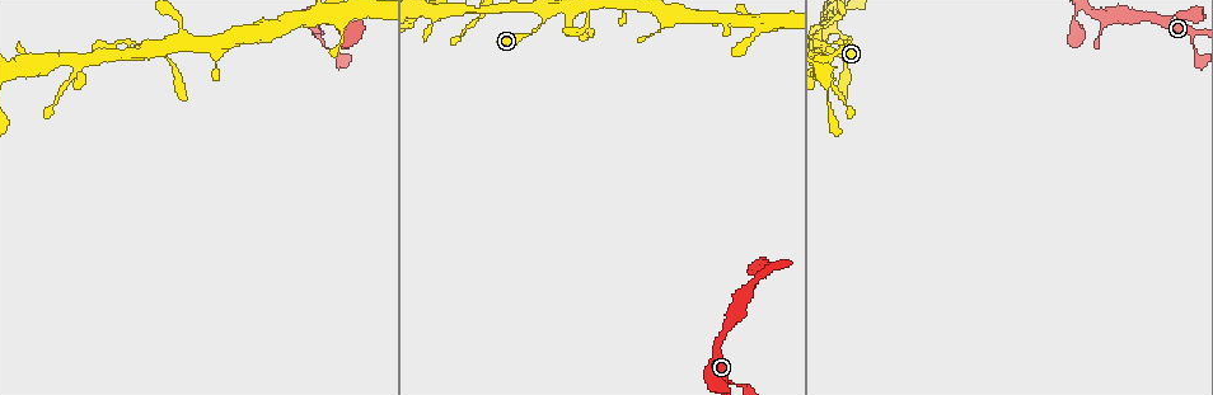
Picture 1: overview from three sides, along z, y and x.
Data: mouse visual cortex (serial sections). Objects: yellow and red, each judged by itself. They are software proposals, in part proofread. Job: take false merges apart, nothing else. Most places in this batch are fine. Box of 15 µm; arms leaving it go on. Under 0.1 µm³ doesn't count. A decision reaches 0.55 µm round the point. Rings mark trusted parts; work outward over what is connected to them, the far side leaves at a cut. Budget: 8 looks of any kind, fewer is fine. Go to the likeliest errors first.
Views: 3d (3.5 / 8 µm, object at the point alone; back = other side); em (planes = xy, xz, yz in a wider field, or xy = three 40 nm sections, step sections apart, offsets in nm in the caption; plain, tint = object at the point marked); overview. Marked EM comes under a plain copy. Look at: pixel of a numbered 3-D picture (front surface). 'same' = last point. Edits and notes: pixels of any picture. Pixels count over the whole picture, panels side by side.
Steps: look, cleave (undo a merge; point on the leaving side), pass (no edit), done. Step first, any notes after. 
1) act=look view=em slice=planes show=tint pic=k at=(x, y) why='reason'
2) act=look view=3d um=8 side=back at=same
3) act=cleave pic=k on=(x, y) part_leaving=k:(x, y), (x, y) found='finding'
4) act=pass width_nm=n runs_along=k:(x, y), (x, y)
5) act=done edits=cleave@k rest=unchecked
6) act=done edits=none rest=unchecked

act=look view=3d um=8 pic=1 at=(1074, 17) why='sharp bend'

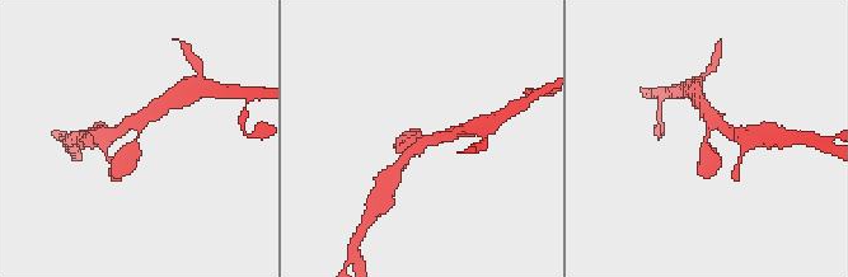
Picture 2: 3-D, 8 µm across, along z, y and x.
act=look view=3d um=3.5 pic=2 at=(708, 135) why='closer look'

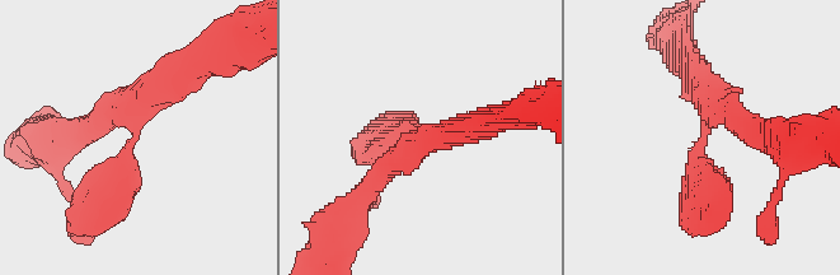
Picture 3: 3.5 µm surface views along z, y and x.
act=pass arms=3 runs_along=3:(98, 122), (126, 107), (137, 134), (90, 209) found='all the same cell'

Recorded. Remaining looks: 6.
act=look view=3d um=8 pic=1 at=(547, 14) why='a narrow waist'

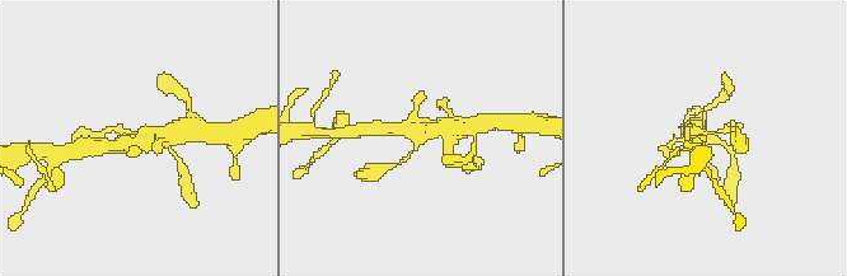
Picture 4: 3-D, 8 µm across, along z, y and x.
act=look view=3d um=3.5 side=back pic=4 at=(425, 134) why='zoom in'

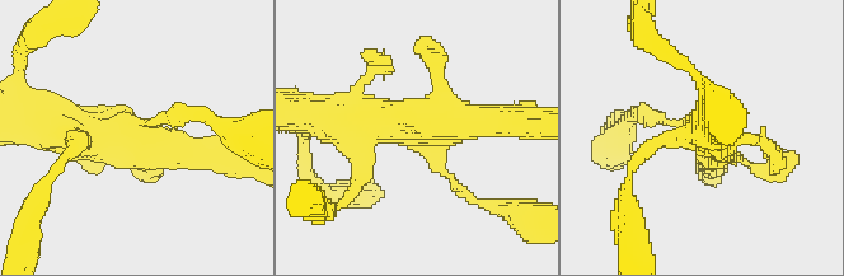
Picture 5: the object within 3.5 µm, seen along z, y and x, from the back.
act=look view=em slice=planes show=tint pic=5 at=(133, 125) arms=3 arm_widths_nm=150,400,600

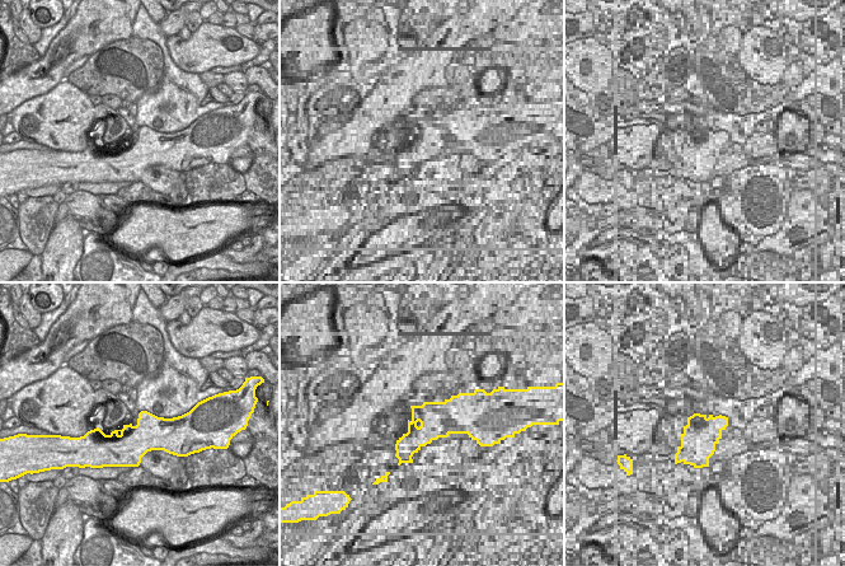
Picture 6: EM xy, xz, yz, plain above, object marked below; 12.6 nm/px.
act=pass runs_along=5:(474, 200), (401, 122), (342, 122) found='continuous, no second cell'

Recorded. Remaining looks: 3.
act=look view=em slice=xy step=2 show=tint pic=1 at=(1196, 48) why='narrows sharply'

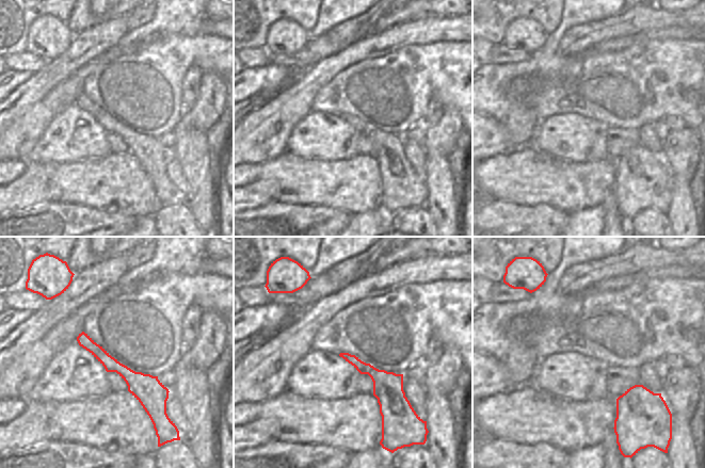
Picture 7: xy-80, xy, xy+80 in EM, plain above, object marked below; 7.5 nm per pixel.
act=look view=3d um=3.5 at=same why='see where the arms go'

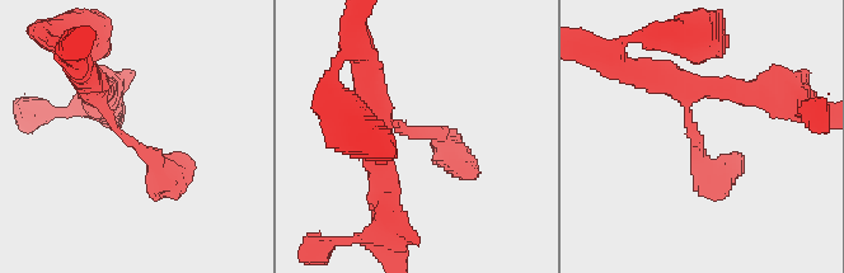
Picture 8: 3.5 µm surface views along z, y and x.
act=pass width_nm=120 runs_along=7:(81, 336), (160, 408) found='continuous, no second cell'

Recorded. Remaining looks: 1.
act=done edits=none rest=unchecked

